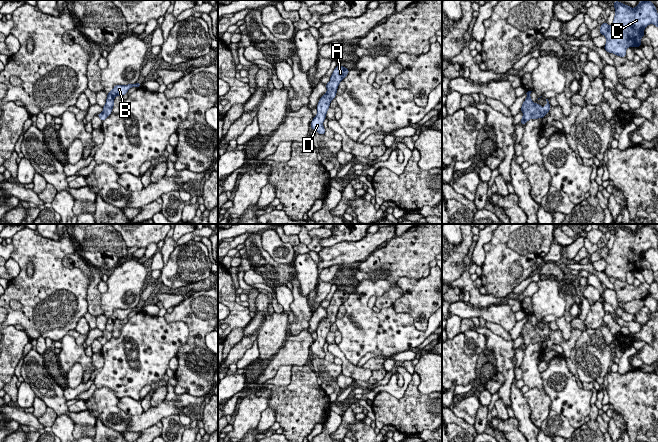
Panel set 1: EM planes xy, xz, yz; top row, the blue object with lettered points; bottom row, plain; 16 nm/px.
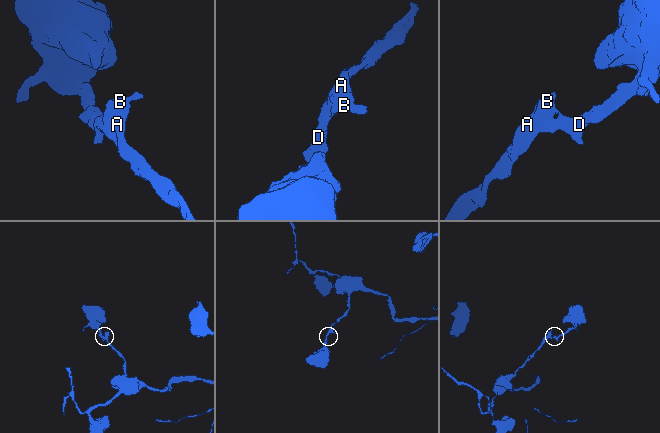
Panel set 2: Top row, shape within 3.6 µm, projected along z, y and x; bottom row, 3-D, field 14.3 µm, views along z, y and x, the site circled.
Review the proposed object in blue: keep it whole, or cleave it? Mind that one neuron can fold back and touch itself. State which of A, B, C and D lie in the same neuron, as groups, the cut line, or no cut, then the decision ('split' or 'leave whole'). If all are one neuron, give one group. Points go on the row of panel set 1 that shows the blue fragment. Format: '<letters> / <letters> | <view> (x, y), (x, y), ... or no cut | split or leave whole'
A B C D | no cut | leave whole

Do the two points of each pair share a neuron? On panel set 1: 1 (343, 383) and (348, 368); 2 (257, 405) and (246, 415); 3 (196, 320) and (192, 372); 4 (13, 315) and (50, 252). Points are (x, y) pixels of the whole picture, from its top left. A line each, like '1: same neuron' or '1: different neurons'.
1: different neurons
2: same neuron
3: same neuron
4: same neuron

